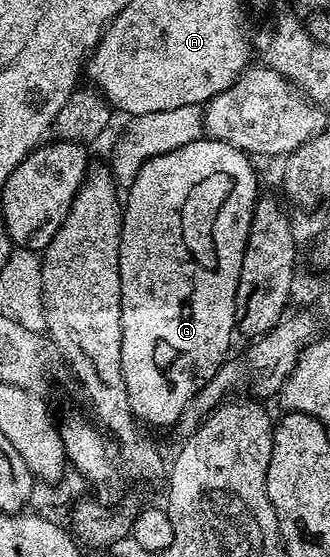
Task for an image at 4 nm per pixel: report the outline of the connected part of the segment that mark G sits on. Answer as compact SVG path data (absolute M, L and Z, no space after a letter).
M203 137L192 141L188 145L184 145L180 149L172 149L163 155L152 157L140 169L140 173L136 173L134 184L125 192L124 206L122 209L122 236L120 237L120 293L122 294L122 344L120 345L120 365L124 373L124 385L128 393L128 401L130 402L130 410L143 424L151 423L154 427L170 427L173 428L178 422L180 413L188 405L188 401L192 401L192 397L204 384L222 368L223 363L227 362L230 351L230 338L236 335L236 320L234 318L234 299L238 295L238 282L240 281L240 269L244 261L244 253L246 252L246 242L248 241L248 233L252 225L252 217L254 216L254 207L260 198L260 190L258 191L258 175L254 172L251 156L241 151L239 147L234 147L231 143L224 142L223 139L212 139Z

